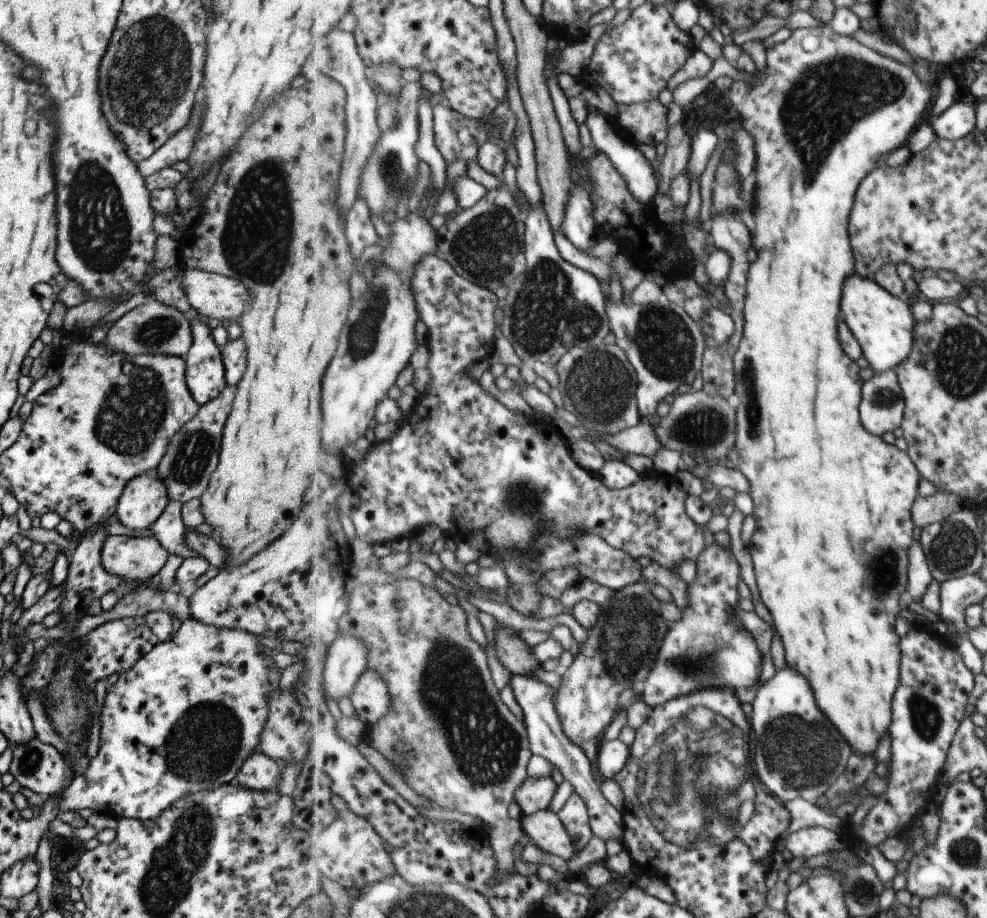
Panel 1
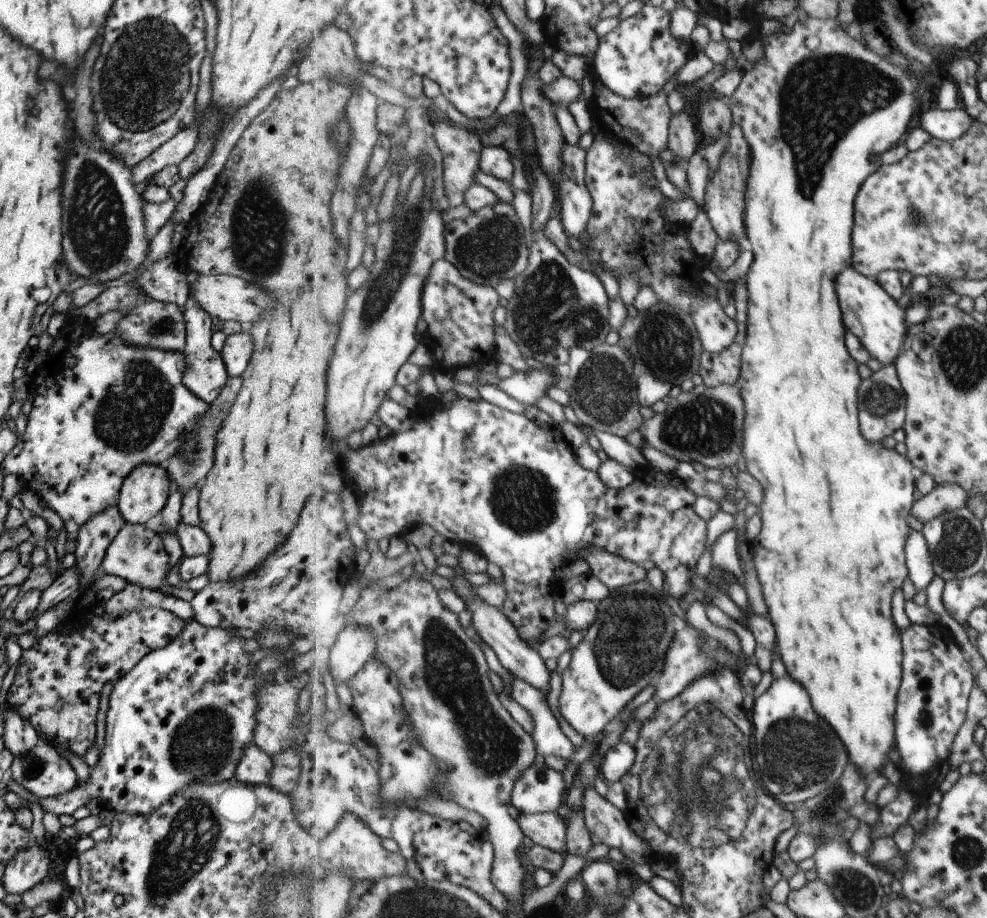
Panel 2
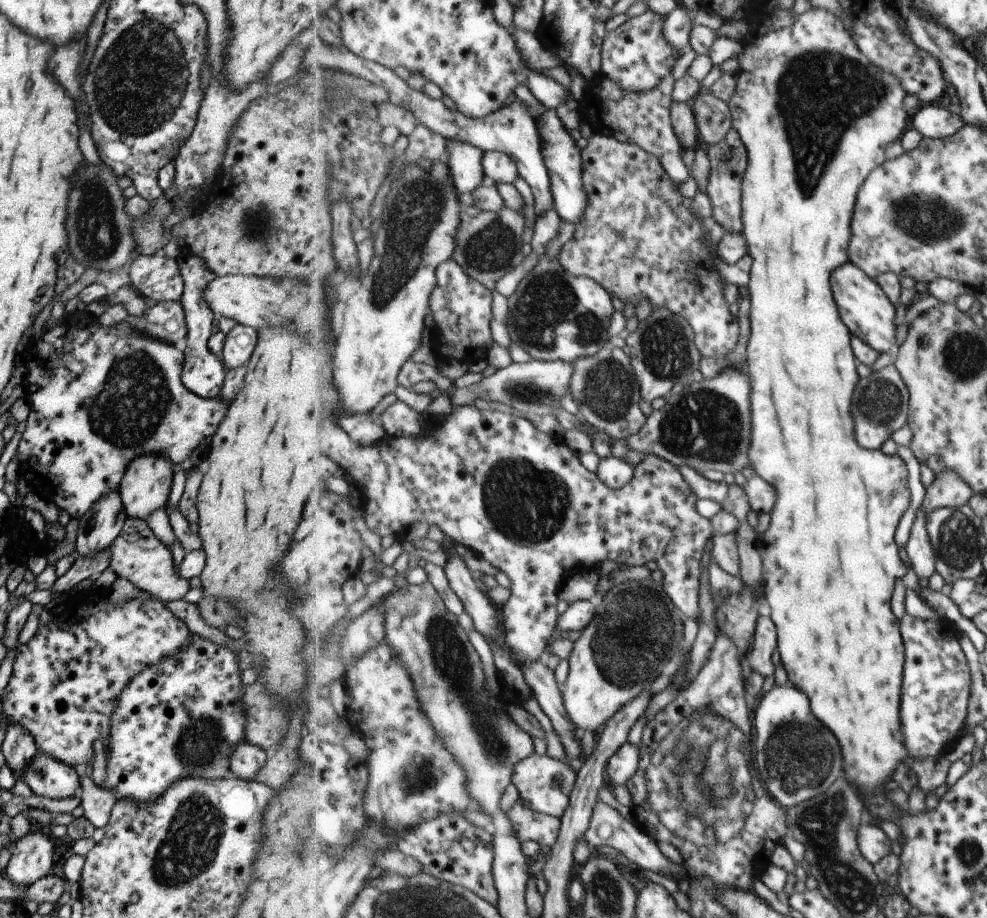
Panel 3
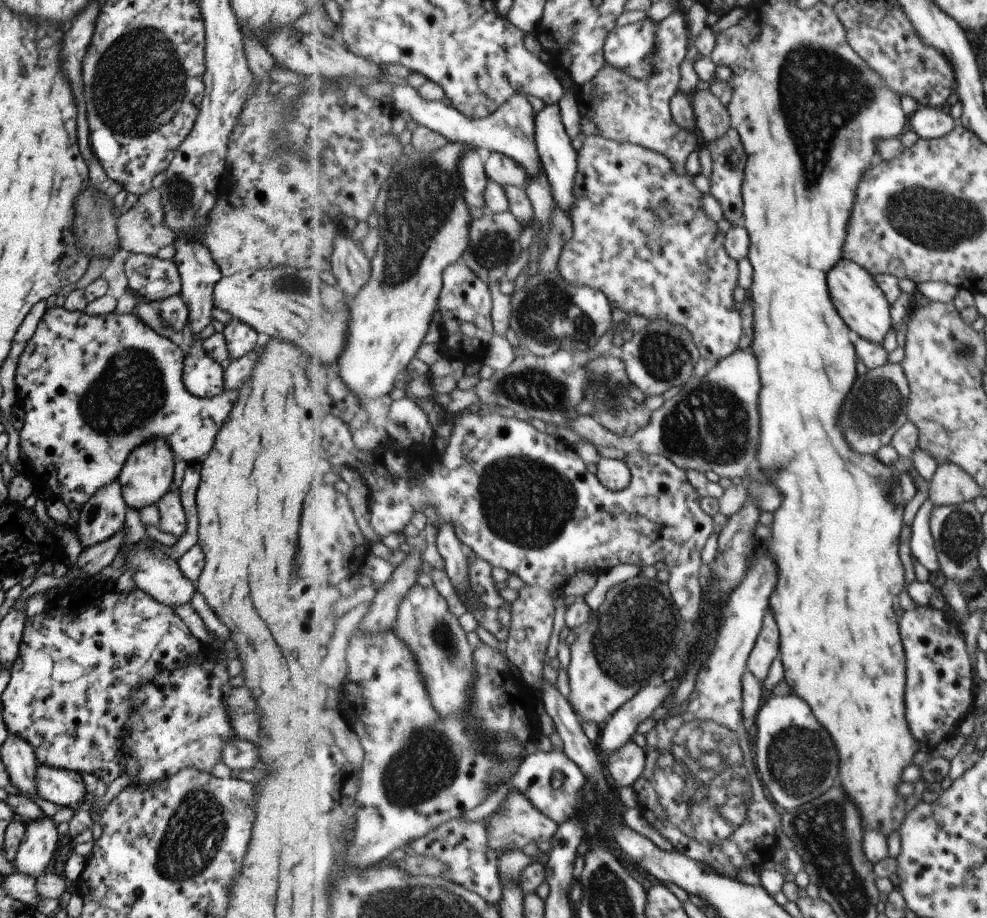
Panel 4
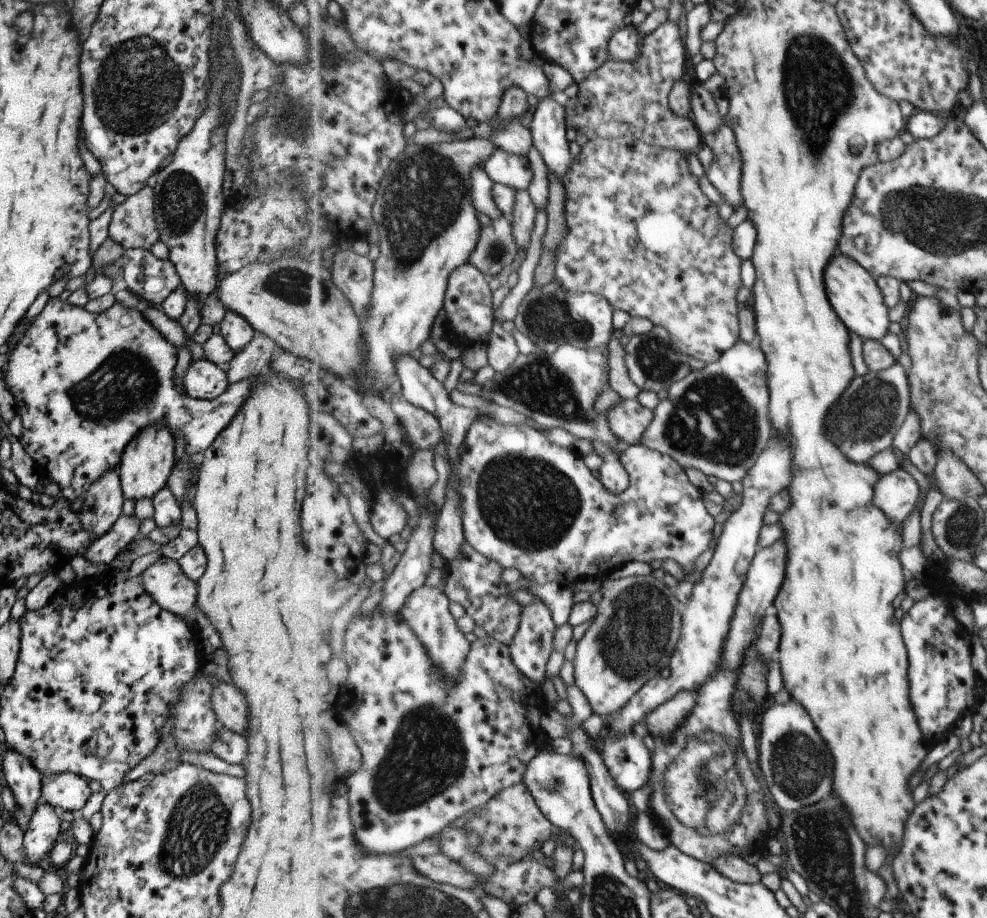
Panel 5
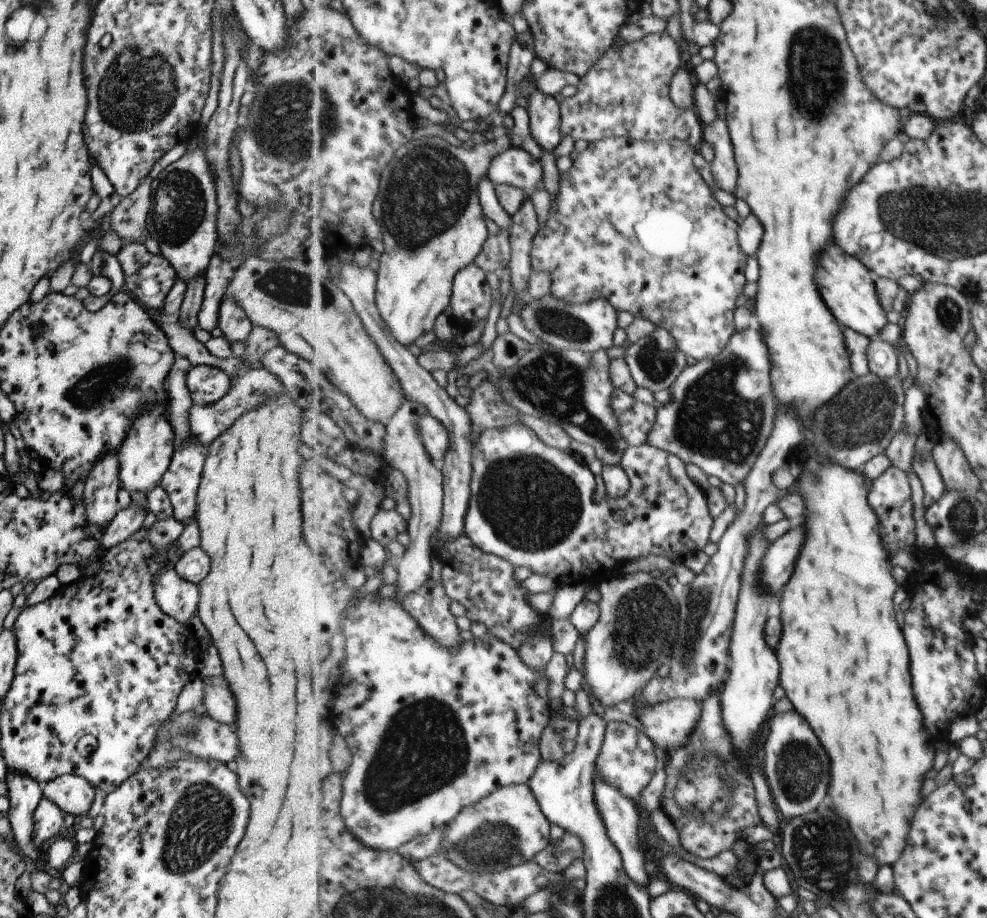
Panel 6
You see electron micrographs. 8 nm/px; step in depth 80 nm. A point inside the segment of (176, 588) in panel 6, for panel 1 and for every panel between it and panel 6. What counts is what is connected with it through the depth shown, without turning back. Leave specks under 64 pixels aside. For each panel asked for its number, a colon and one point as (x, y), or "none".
1: (132, 558)
2: (136, 554)
3: (135, 554)
4: (156, 574)
5: (163, 580)

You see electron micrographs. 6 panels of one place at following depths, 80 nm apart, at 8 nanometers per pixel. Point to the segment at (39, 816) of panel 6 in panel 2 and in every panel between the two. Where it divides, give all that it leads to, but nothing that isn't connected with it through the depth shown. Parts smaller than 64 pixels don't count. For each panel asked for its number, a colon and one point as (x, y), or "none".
2: (24, 869)
3: (30, 858)
4: (38, 845)
5: (43, 826)

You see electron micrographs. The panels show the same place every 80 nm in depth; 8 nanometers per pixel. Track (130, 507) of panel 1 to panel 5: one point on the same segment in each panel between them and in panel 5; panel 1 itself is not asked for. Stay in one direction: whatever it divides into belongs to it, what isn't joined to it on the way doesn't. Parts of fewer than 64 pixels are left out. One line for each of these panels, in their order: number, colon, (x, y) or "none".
2: (143, 492)
3: (145, 484)
4: (146, 474)
5: (145, 462)

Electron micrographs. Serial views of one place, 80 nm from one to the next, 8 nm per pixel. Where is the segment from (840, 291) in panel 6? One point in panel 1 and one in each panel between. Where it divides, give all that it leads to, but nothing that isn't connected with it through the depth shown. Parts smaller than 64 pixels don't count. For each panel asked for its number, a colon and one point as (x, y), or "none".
1: (883, 323)
2: (869, 311)
3: (866, 309)
4: (860, 299)
5: (855, 292)

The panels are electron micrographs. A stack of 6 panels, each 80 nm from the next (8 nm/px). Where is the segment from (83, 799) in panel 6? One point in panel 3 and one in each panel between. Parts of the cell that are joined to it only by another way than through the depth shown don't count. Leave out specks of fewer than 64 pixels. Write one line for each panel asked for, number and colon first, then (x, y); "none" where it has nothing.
3: (46, 777)
4: (64, 788)
5: (64, 791)

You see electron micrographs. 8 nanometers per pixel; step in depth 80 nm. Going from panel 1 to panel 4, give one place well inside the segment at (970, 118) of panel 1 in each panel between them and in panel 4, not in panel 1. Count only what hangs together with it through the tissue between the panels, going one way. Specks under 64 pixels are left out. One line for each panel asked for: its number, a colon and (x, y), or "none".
2: (947, 125)
3: (933, 122)
4: (929, 123)

